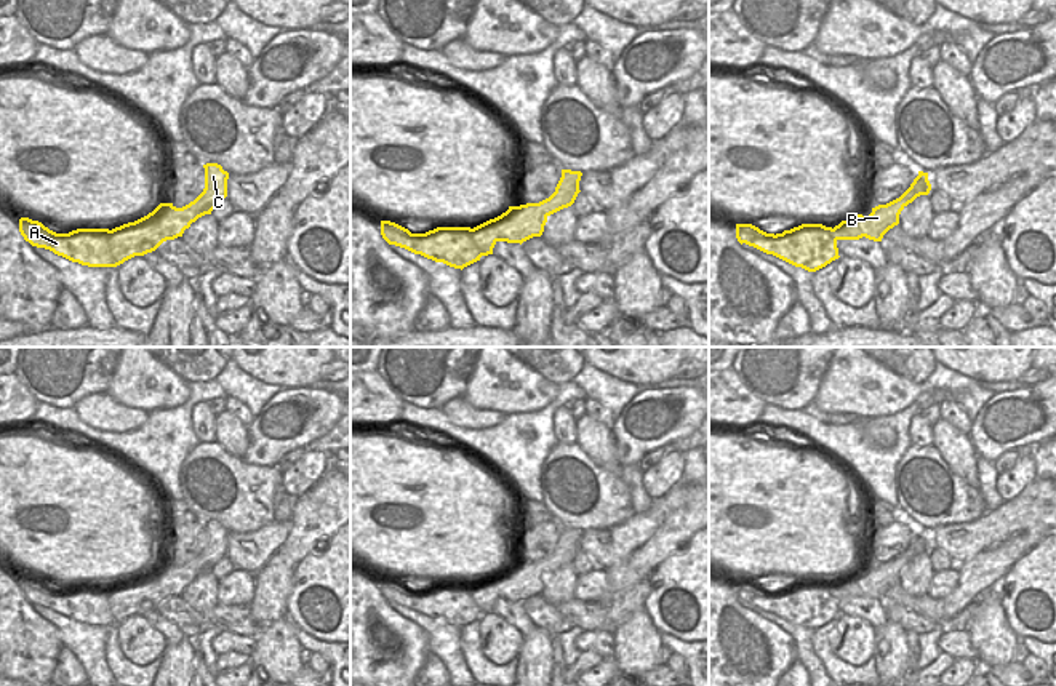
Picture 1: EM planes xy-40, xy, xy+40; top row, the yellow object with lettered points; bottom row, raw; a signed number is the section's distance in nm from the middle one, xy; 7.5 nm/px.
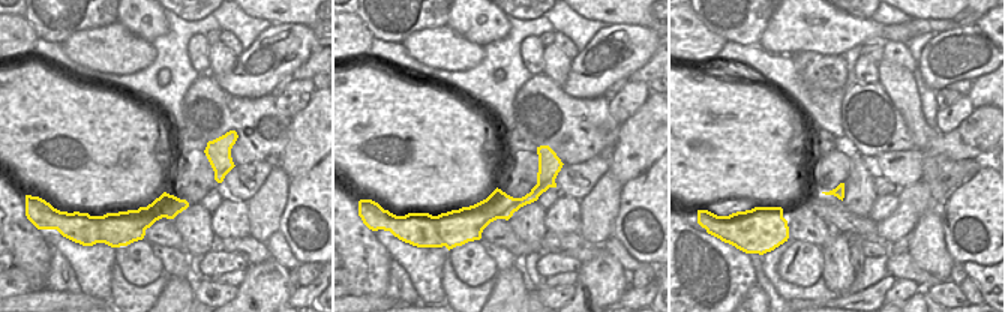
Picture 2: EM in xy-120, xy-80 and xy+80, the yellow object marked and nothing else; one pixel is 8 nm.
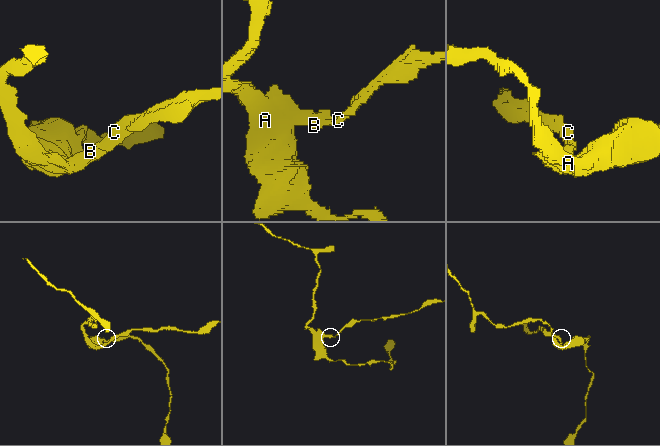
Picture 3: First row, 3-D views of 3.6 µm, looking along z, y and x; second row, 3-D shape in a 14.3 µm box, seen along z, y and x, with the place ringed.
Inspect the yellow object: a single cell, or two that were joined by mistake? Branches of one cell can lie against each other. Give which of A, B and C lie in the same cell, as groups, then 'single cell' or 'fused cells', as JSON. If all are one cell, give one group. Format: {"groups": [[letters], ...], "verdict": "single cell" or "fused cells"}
{"groups": [["A"], ["B", "C"]], "verdict": "fused cells"}

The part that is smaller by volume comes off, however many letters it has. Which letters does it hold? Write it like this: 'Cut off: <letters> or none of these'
Cut off: B, C

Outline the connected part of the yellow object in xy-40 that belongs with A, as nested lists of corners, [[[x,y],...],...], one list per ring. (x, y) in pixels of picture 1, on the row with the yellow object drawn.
[[[19,219],[19,232],[32,246],[45,248],[88,267],[117,267],[109,246],[109,229],[77,229],[56,233],[38,221]]]

